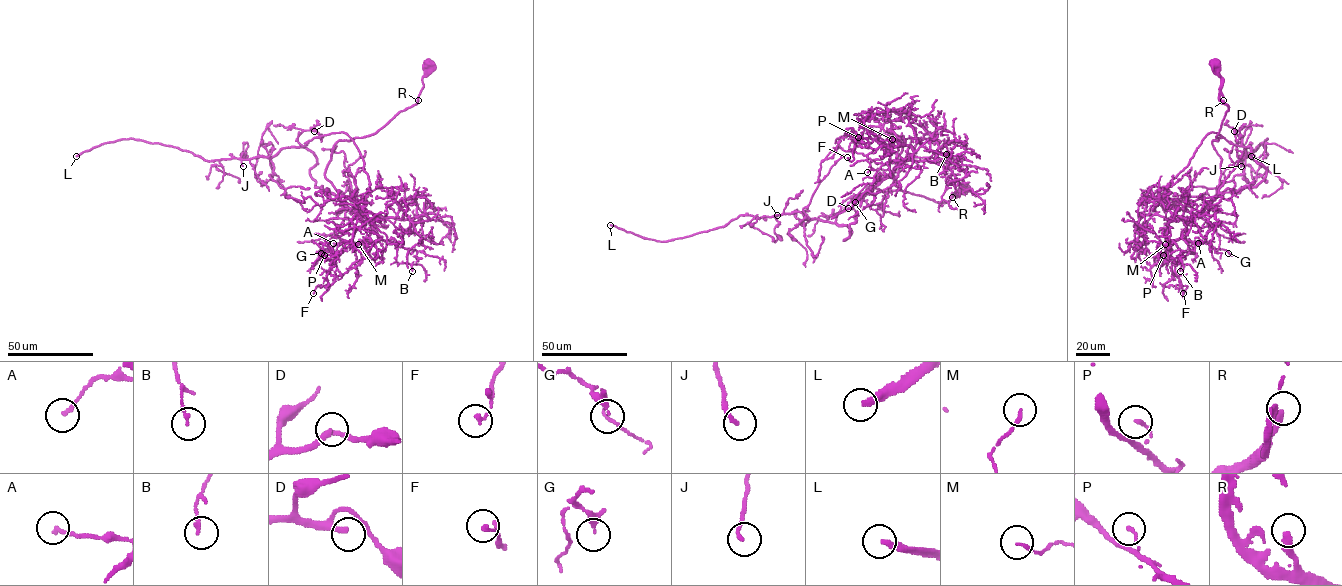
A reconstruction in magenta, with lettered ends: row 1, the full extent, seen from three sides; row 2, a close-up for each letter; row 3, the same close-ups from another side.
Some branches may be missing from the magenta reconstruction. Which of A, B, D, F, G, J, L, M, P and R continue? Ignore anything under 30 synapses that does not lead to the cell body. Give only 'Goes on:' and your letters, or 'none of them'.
Goes on: D, J, L

